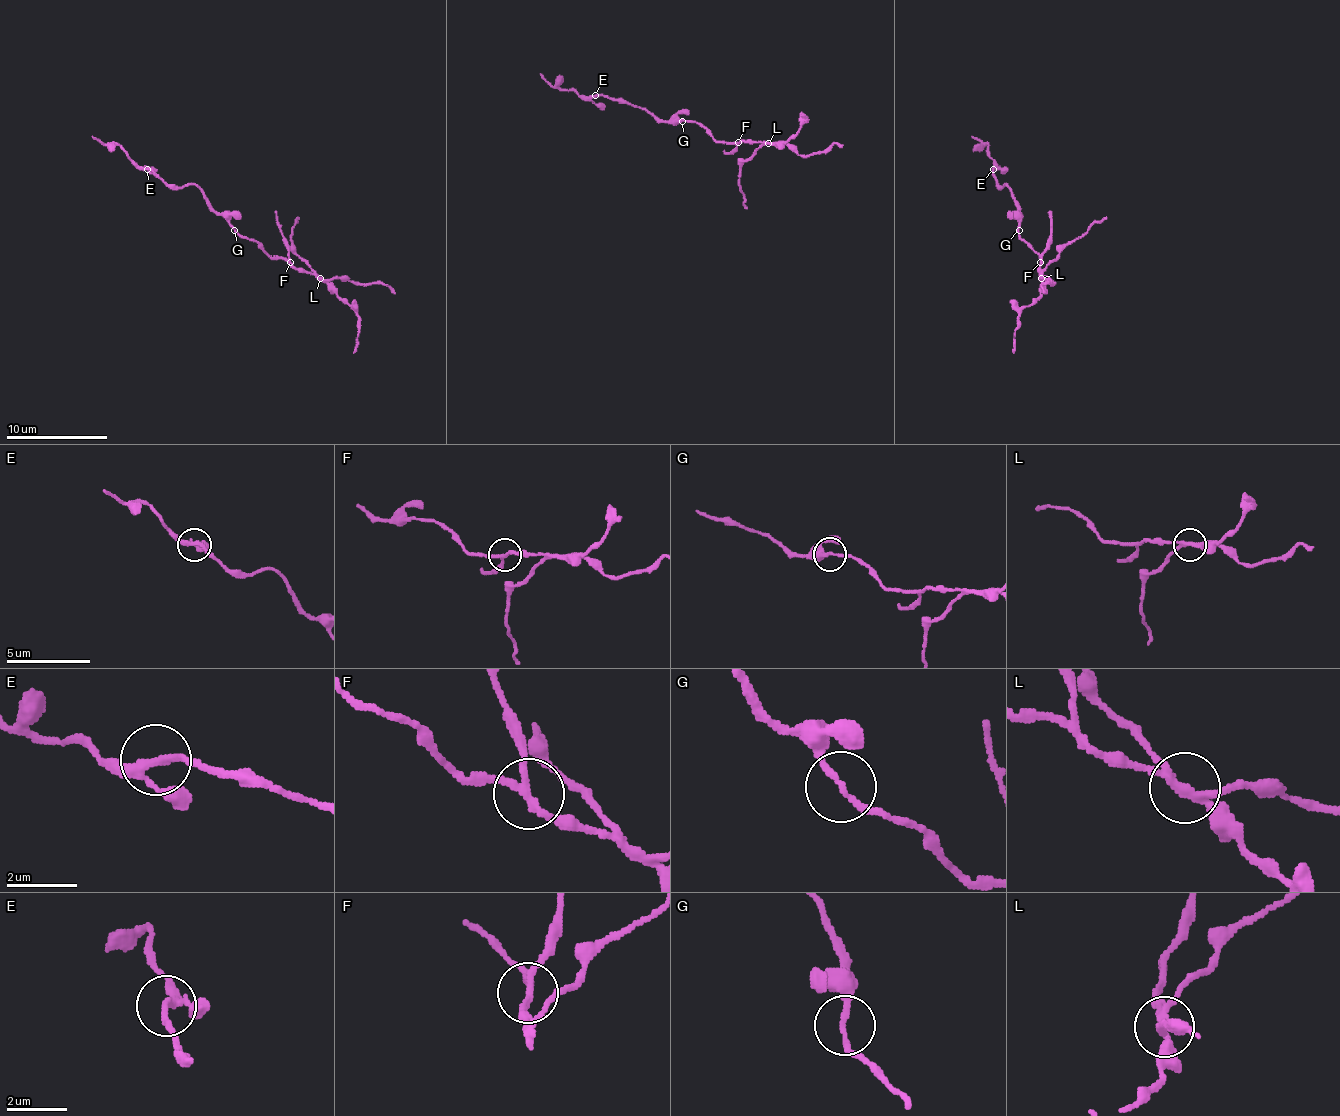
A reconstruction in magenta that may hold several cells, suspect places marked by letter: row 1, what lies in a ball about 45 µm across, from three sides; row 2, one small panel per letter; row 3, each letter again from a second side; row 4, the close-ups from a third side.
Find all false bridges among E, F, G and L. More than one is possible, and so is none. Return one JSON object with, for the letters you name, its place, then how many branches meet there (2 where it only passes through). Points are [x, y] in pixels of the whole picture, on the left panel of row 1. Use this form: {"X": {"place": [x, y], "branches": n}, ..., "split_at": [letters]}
{"F": {"place": [290, 262], "branches": 3}, "L": {"place": [320, 278], "branches": 4}, "split_at": ["F", "L"]}

